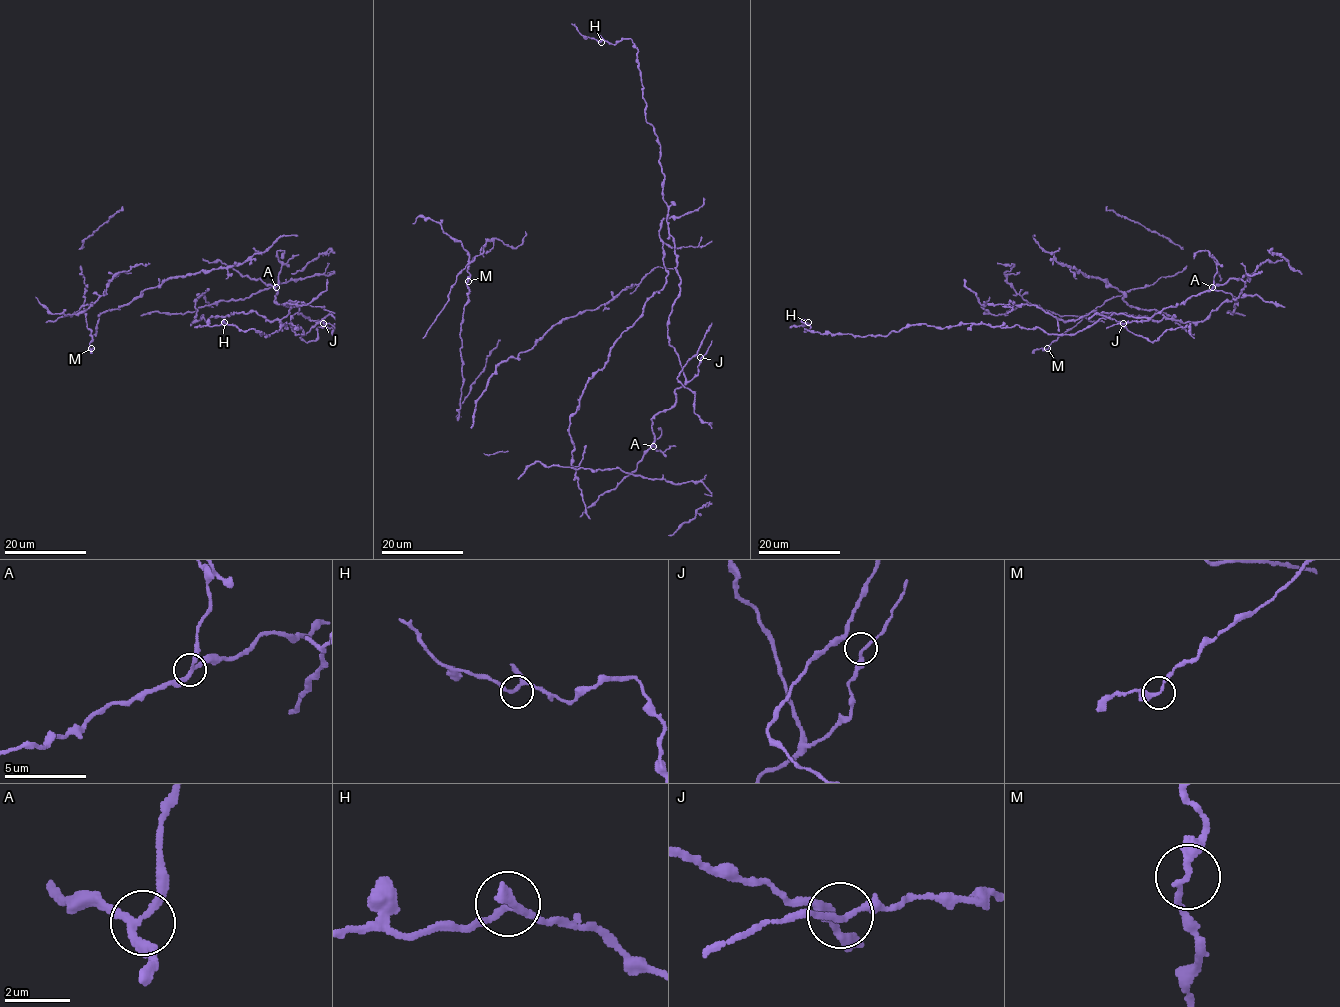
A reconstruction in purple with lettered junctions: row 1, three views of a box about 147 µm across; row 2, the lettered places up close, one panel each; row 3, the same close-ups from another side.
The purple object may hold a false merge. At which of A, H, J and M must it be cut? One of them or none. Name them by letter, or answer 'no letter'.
no letter

